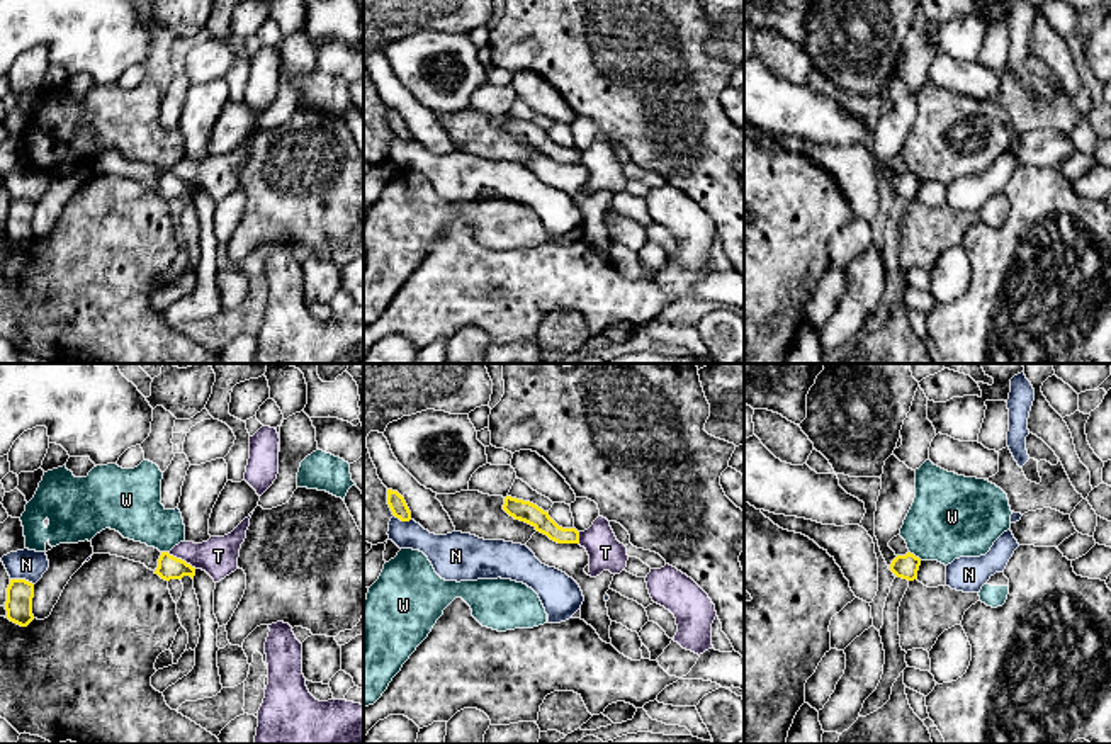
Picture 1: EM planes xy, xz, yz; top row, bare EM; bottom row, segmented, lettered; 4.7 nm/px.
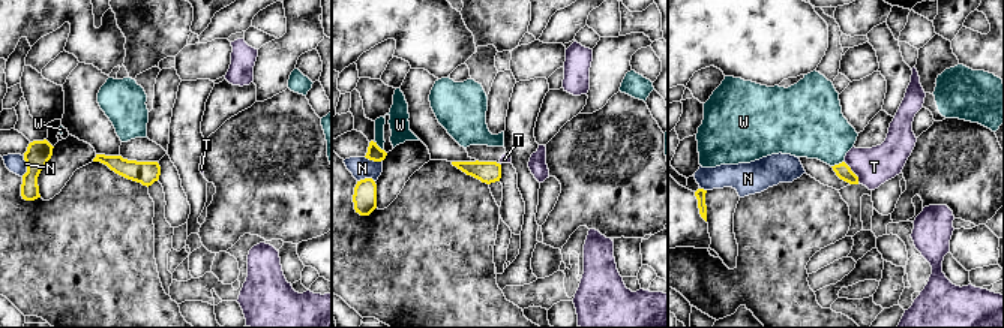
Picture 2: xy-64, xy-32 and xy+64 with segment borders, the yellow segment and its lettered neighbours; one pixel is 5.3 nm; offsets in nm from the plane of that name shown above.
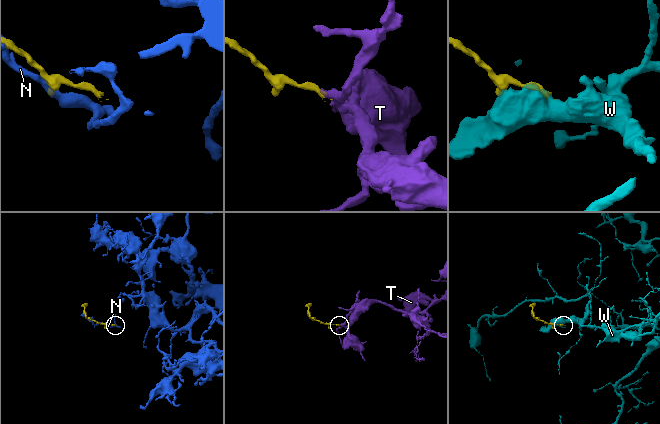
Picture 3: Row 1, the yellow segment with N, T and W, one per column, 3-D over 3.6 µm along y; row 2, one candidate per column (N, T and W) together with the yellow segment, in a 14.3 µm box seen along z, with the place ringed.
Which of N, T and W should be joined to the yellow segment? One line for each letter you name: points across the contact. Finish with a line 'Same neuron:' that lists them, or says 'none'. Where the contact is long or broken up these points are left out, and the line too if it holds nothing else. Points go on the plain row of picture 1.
Same neuron: none

